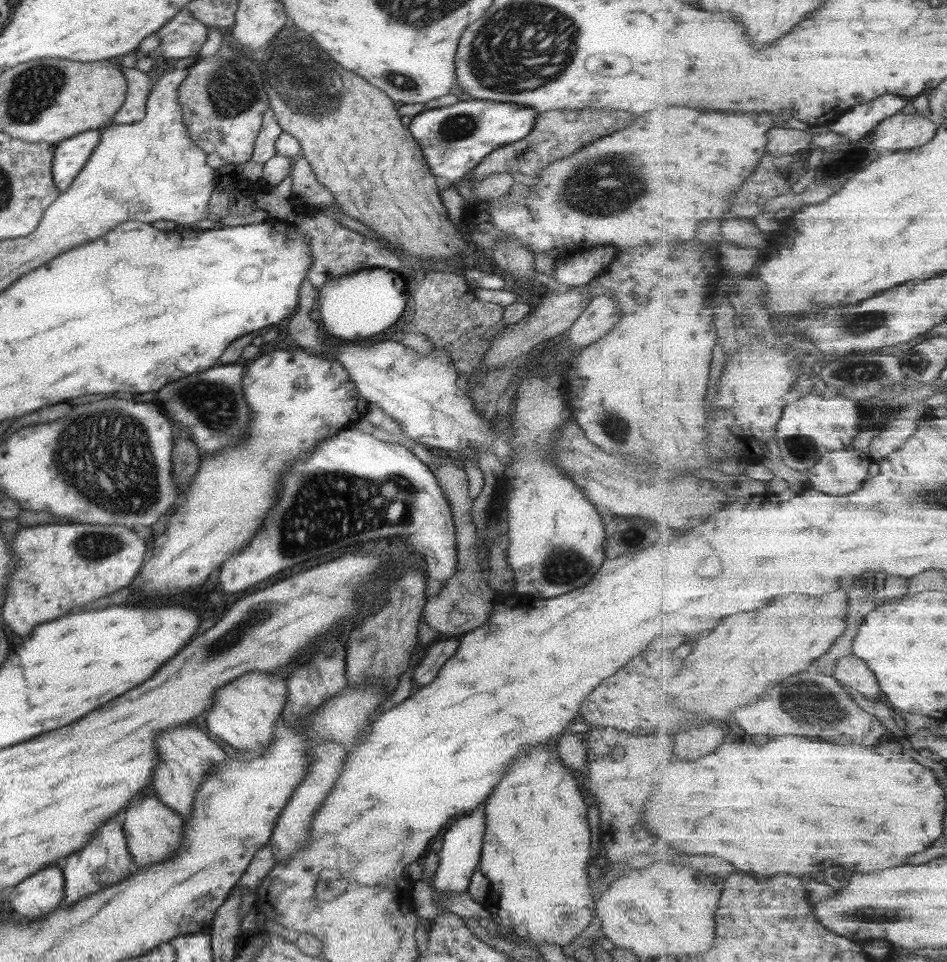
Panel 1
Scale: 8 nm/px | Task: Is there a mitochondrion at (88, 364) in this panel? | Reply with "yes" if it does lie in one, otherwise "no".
no

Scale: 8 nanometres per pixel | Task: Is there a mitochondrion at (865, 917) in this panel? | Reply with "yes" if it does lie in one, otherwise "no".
no

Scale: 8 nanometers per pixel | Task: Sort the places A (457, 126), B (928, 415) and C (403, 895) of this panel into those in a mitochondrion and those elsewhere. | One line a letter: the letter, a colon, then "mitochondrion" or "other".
A: mitochondrion
B: other
C: other

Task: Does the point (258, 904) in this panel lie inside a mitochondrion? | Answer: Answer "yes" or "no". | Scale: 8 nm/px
no

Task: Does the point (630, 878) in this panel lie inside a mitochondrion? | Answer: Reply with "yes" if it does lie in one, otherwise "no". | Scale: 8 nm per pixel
no

